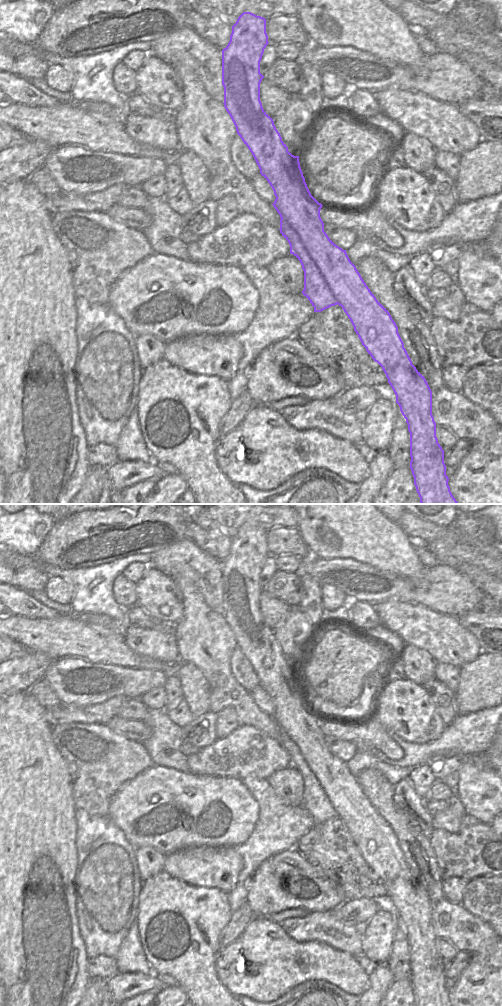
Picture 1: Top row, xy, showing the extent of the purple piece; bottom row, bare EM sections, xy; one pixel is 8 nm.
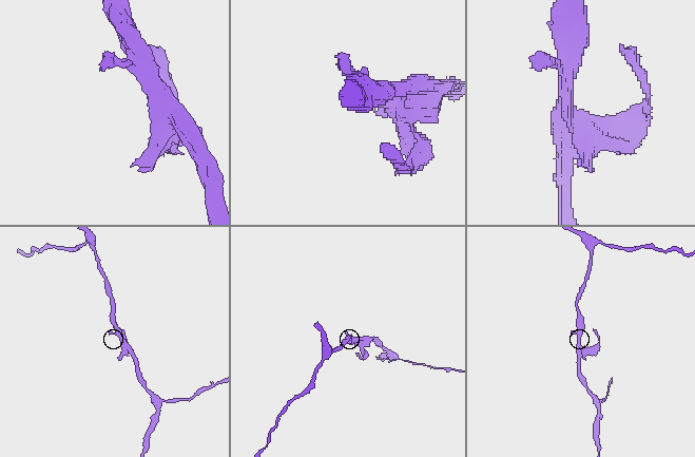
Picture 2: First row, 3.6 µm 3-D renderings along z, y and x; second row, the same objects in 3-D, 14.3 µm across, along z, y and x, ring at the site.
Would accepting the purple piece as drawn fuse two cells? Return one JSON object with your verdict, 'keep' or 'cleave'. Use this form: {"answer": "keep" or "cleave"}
{"answer": "cleave"}

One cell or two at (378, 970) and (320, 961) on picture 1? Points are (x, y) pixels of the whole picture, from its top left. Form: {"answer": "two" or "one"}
{"answer": "two"}

